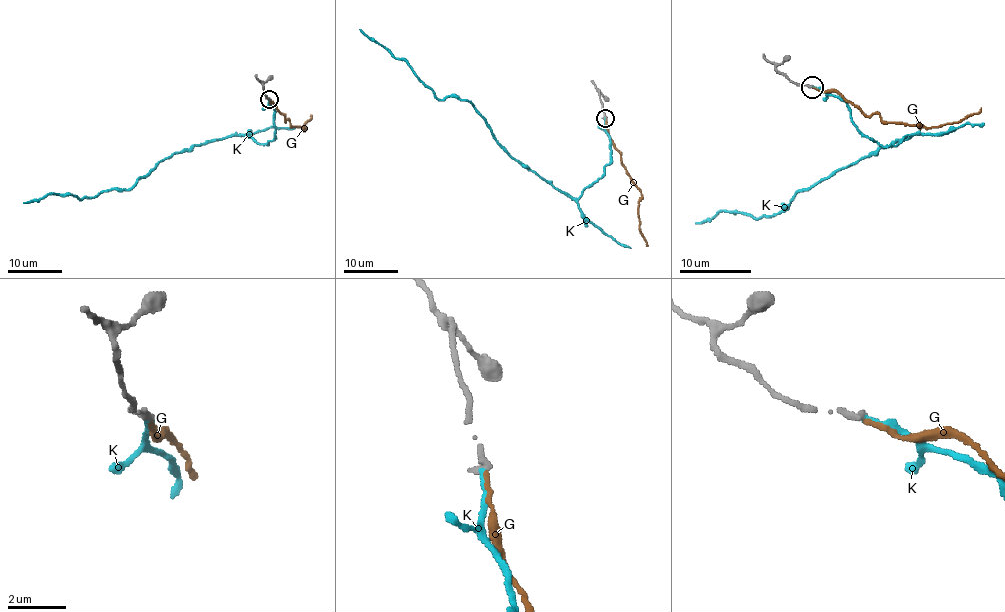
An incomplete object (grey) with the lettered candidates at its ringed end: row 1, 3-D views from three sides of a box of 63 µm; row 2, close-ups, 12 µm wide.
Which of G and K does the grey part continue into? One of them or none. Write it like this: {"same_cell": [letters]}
{"same_cell": ["G"]}

